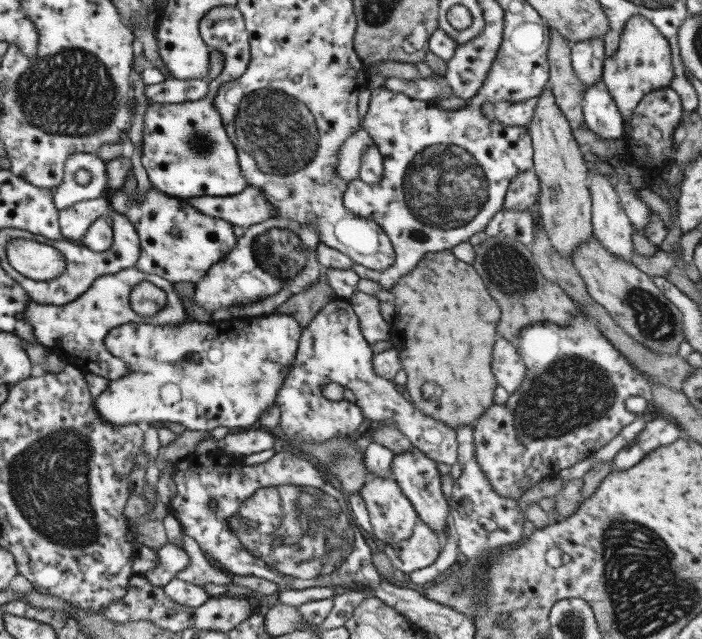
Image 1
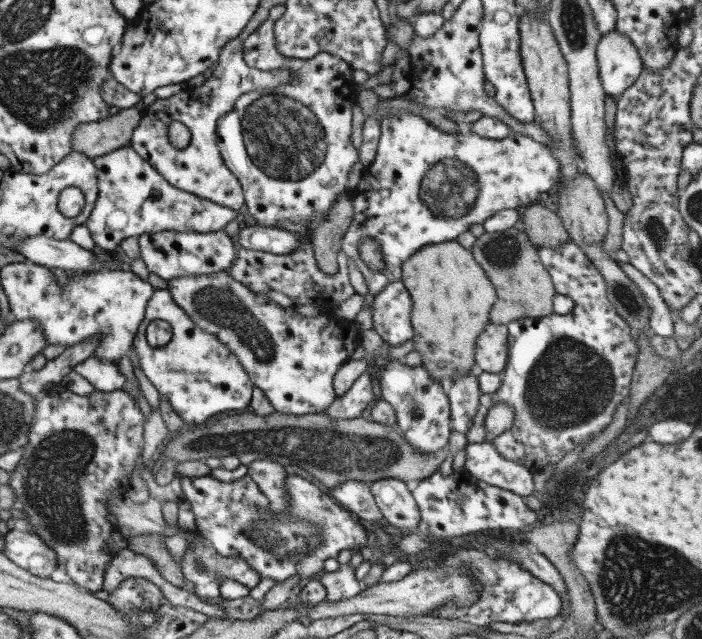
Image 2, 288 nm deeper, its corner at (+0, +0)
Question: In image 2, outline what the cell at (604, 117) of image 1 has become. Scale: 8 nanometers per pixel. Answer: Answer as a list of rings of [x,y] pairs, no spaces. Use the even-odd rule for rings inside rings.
[[[615,30],[601,38],[595,48],[595,72],[605,98],[615,102],[643,74],[635,48]]]

